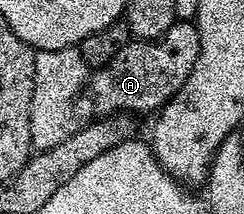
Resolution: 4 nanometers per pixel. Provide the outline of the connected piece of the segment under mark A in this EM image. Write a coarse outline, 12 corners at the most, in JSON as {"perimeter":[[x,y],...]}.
{"perimeter":[[178,20],[97,67],[88,94],[103,115],[143,116],[188,80],[200,32]]}

